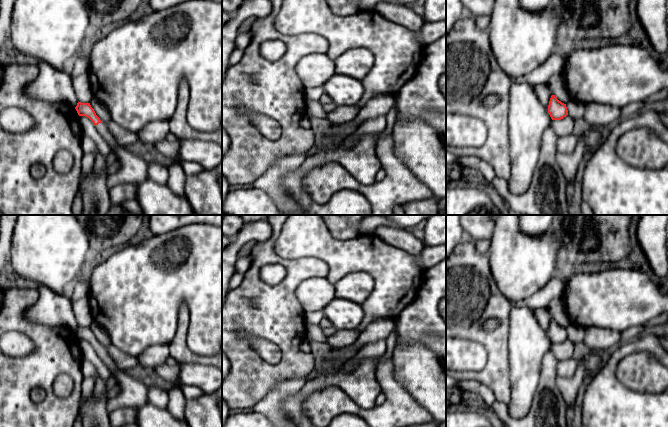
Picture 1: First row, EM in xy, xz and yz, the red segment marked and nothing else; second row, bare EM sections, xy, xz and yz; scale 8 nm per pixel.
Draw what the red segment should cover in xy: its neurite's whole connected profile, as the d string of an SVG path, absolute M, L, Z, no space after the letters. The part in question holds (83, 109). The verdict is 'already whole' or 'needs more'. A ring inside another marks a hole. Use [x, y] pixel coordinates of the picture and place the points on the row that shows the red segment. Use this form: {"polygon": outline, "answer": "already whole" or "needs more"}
{"polygon": "M78 102L75 107L79 116L89 118L96 126L98 132L111 147L114 158L120 163L120 168L107 178L109 189L119 184L134 184L144 181L148 176L148 163L136 154L129 152L125 147L116 144L107 126L96 115L90 103Z", "answer": "needs more"}

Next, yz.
{"polygon": "M552 95L548 105L548 113L552 120L561 120L568 115L566 104L557 99L555 95Z", "answer": "already whole"}

